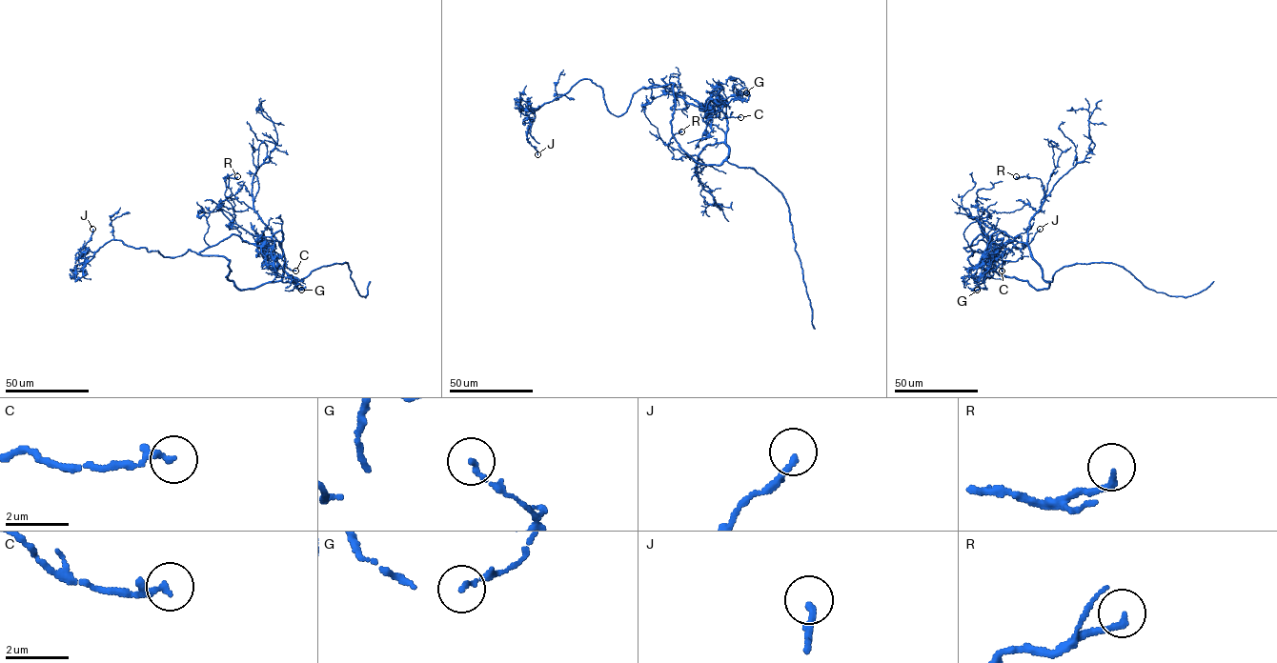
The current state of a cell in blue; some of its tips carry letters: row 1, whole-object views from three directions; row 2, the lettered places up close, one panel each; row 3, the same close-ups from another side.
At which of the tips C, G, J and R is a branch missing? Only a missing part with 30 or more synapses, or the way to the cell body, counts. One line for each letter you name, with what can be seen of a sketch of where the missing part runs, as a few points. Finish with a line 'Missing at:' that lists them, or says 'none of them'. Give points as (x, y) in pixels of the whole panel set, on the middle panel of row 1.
Missing at: none of them

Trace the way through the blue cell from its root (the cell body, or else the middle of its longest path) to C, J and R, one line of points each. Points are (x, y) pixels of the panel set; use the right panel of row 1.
C: (1011, 277), (1037, 290), (1049, 286), (1022, 242), (1009, 240), (1002, 246), (997, 259), (1004, 252), (1002, 271)
J: (1011, 277), (968, 260), (979, 249), (1001, 257), (963, 247), (982, 239), (993, 252), (1023, 248), (1040, 229)
R: (1011, 277), (1037, 290), (1049, 286), (1027, 242), (1043, 188), (1039, 178), (1016, 176)

